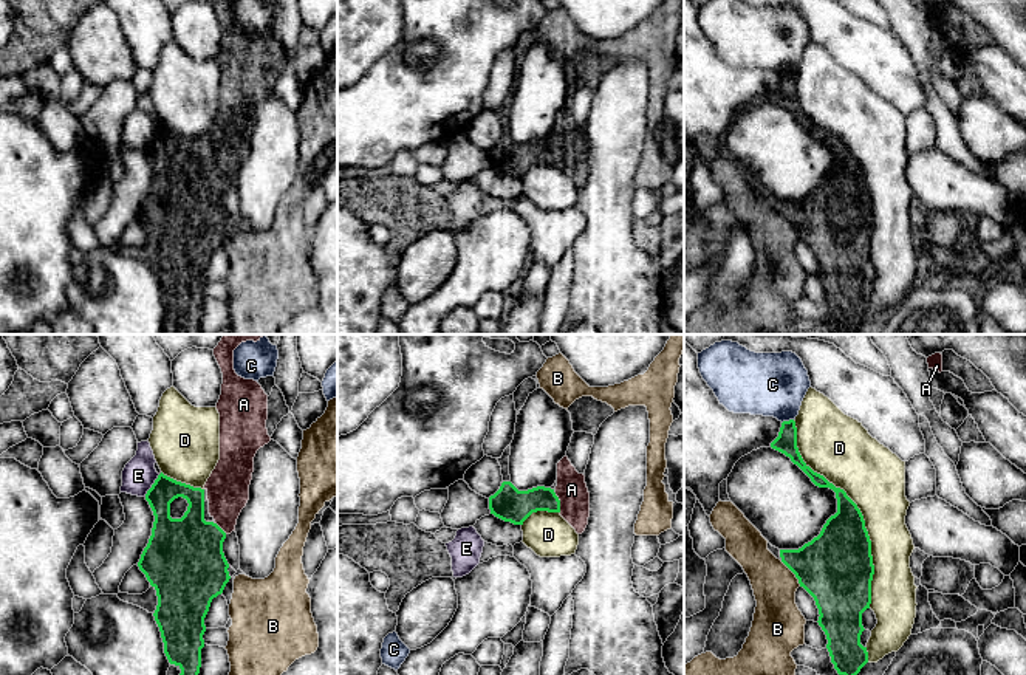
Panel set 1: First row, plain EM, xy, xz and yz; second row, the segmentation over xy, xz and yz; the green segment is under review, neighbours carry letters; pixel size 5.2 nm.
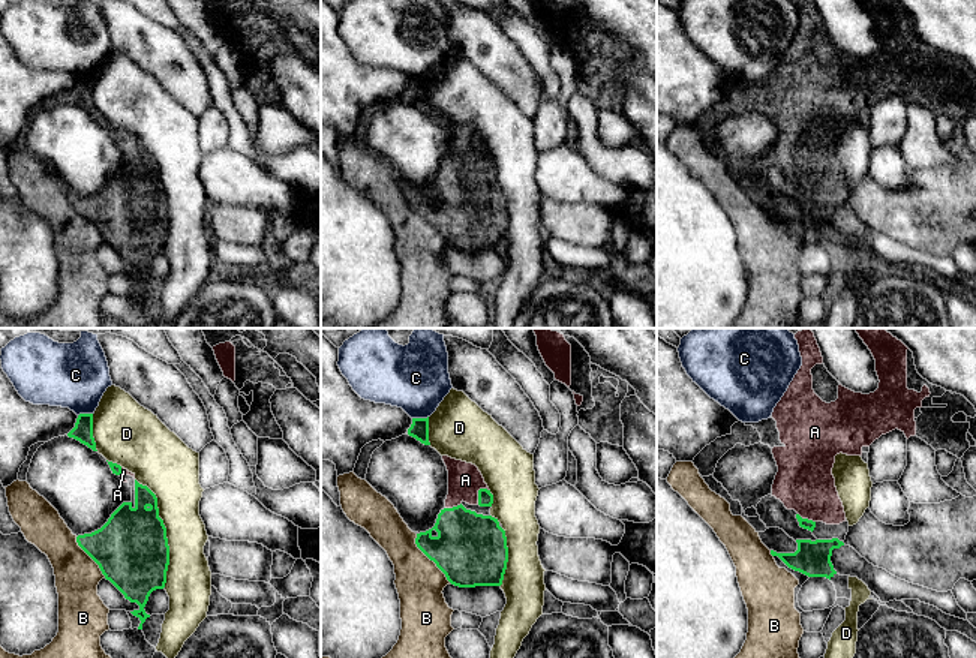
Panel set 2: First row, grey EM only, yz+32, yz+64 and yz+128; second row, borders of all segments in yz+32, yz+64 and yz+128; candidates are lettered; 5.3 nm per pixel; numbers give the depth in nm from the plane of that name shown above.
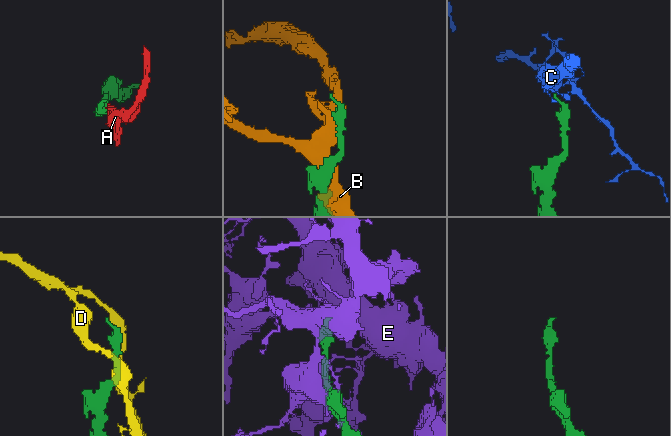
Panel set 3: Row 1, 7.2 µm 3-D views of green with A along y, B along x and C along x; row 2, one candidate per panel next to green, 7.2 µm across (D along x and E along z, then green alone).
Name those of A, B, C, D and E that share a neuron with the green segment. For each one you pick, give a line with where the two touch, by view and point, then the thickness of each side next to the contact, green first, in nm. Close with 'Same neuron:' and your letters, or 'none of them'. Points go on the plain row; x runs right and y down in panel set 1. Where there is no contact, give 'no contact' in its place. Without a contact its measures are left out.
A: contact xz (559, 155); calibres 180 and 160 nm
Same neuron: A

